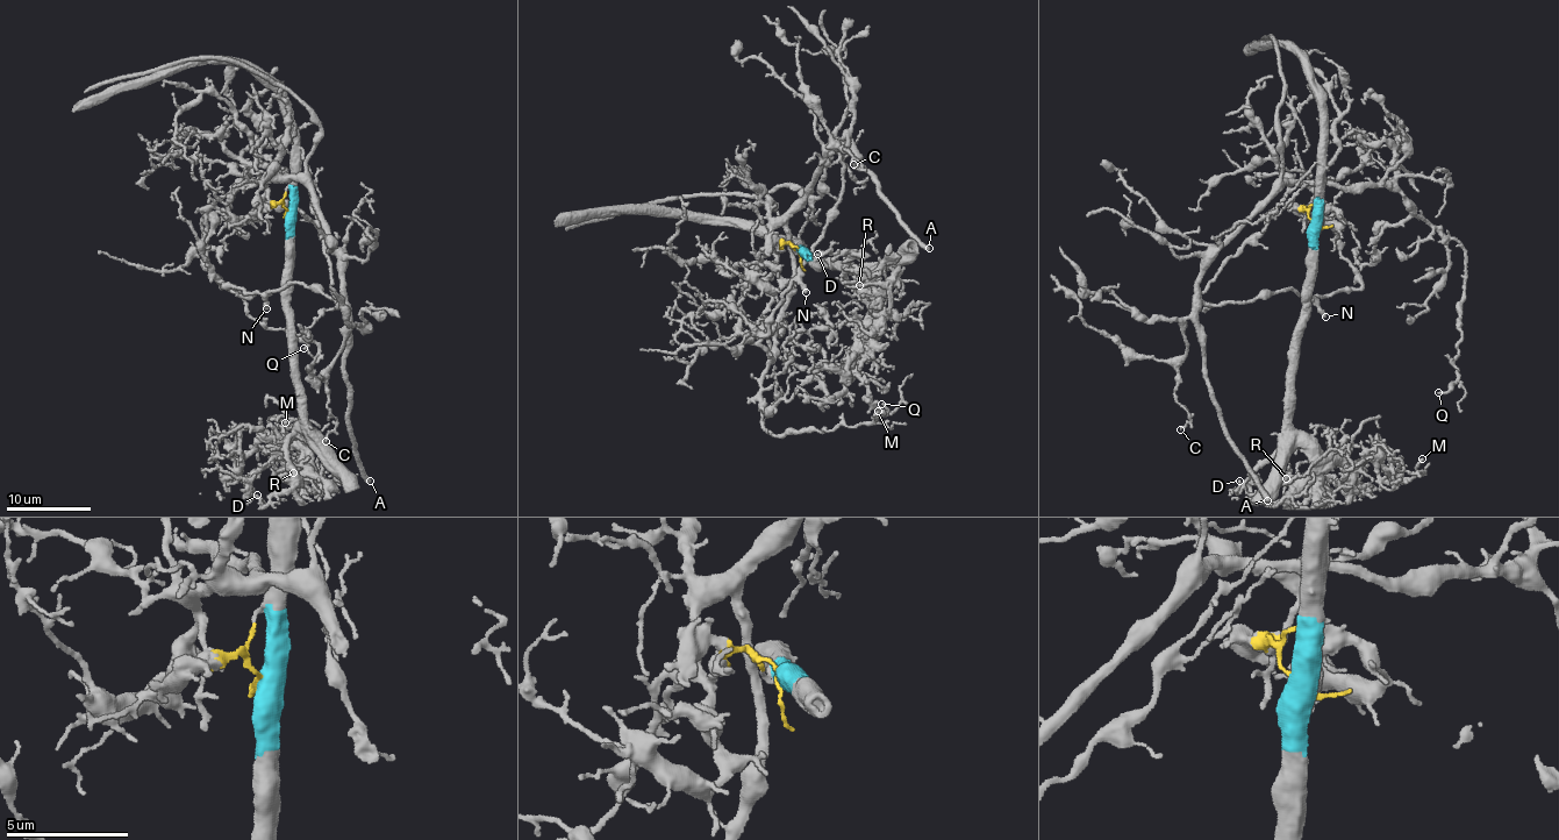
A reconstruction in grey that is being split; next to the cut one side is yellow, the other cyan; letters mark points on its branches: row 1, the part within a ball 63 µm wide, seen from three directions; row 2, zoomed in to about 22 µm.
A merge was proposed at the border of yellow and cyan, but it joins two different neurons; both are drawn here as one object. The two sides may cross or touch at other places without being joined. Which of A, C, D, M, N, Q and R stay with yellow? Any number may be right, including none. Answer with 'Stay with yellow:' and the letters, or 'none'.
Stay with yellow: A, C, N, Q

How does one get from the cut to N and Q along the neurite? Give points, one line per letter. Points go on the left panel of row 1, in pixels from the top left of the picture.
N: (286, 211), (265, 185), (297, 178), (337, 255), (342, 300), (336, 307), (292, 282), (269, 292), (266, 308)
Q: (286, 211), (265, 185), (285, 170), (248, 169), (201, 225), (204, 263), (254, 318), (287, 330), (302, 349)

